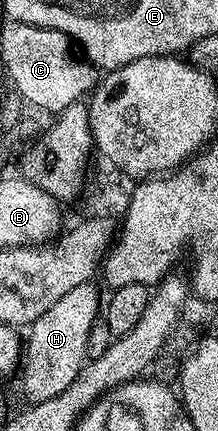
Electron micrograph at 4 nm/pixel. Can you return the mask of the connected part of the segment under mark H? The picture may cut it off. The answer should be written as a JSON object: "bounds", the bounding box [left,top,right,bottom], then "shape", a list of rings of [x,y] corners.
{"bounds":[17,283,101,405],"shape":[[[88,283],[73,287],[73,291],[61,295],[61,299],[57,299],[57,303],[53,303],[53,307],[26,330],[21,368],[17,373],[24,402],[36,405],[45,399],[53,399],[77,379],[85,364],[86,336],[101,313],[99,293],[93,286]]]}

